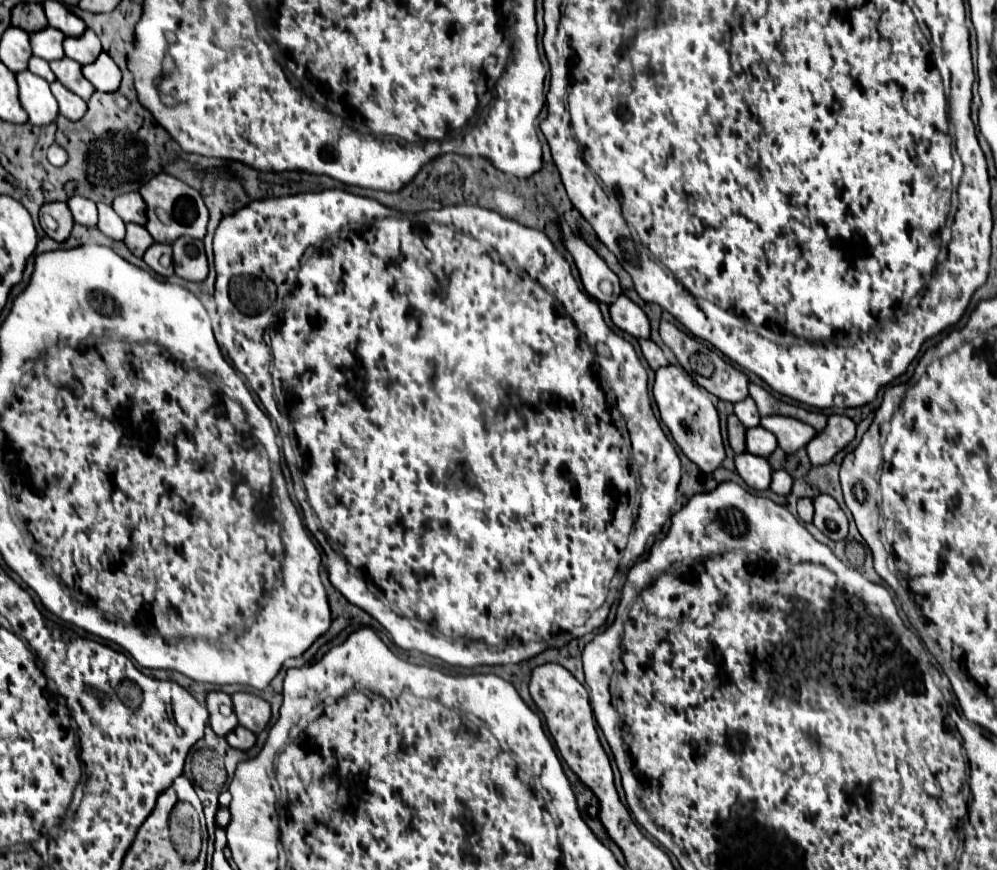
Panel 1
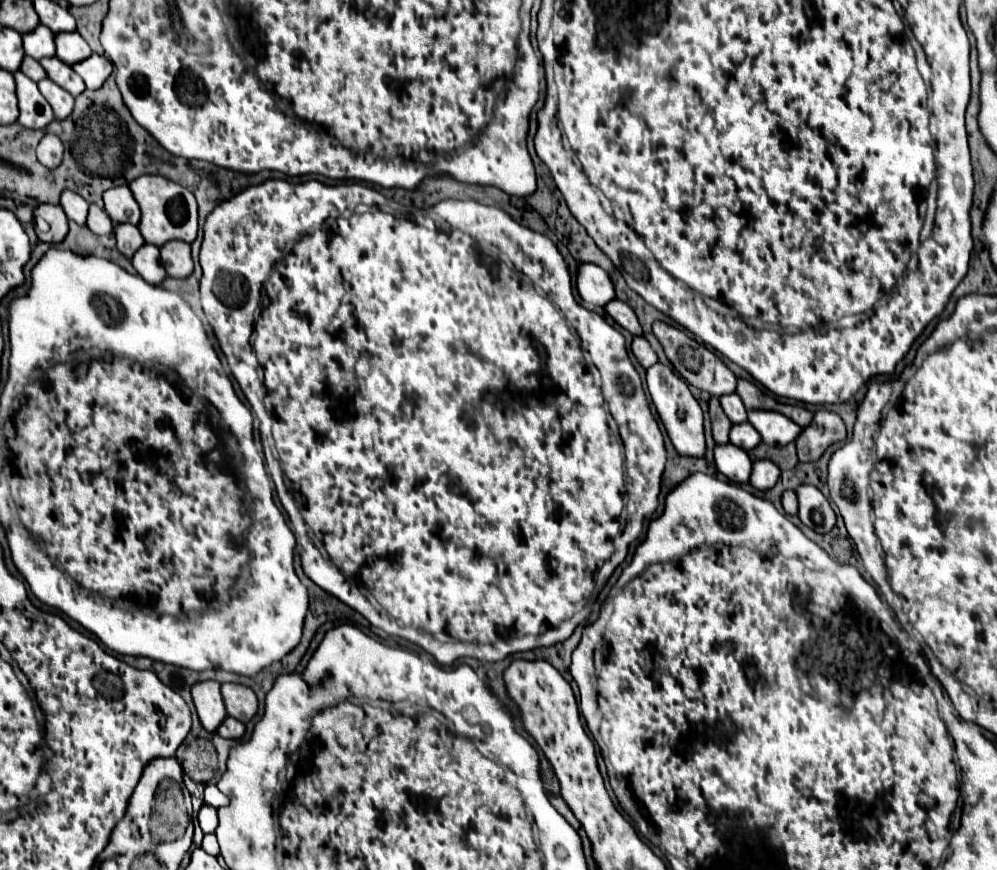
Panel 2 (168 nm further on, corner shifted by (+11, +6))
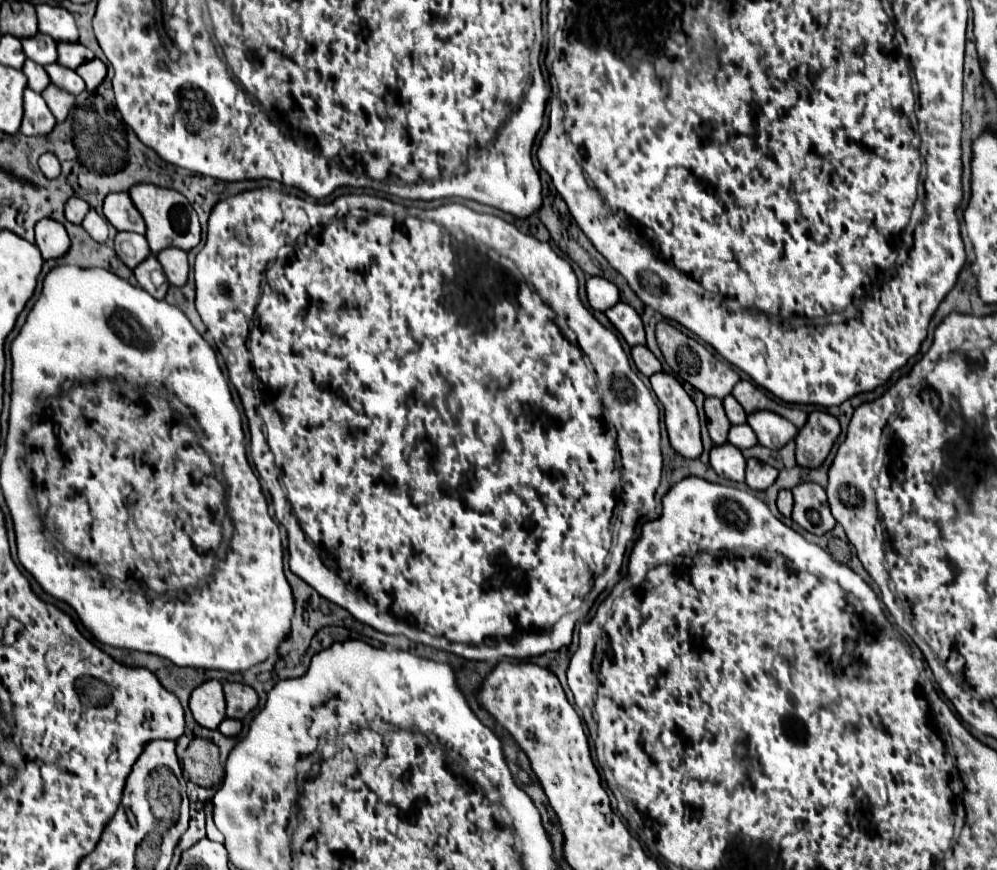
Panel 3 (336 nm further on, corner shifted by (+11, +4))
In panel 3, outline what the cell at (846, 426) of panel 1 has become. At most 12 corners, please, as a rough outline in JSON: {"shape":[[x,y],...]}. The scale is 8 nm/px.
{"shape":[[813,411],[797,433],[797,463],[819,467],[841,435],[835,415]]}

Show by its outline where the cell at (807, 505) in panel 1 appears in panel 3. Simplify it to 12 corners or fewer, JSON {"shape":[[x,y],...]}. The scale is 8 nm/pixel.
{"shape":[[779,491],[777,507],[781,515],[791,517],[793,495]]}

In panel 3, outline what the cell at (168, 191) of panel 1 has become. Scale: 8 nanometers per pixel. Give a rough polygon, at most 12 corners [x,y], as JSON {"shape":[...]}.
{"shape":[[151,183],[129,195],[151,253],[189,251],[201,227],[189,199]]}

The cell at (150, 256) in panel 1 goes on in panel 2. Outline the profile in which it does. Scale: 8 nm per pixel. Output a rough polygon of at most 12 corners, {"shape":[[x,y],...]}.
{"shape":[[149,243],[135,253],[133,267],[149,285],[165,279],[159,247]]}

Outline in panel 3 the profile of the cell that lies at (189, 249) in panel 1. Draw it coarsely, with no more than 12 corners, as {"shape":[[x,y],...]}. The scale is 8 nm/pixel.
{"shape":[[167,247],[157,255],[171,285],[189,275],[187,253]]}

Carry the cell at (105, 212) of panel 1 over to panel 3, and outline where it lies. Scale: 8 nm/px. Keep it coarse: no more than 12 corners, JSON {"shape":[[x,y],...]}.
{"shape":[[95,209],[81,223],[99,243],[107,239],[107,219]]}

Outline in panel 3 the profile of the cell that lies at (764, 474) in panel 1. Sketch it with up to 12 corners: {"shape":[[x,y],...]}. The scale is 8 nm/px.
{"shape":[[729,443],[711,449],[719,477],[745,481],[745,457]]}

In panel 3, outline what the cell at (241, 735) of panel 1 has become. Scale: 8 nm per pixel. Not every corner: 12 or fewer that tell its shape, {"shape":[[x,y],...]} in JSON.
{"shape":[[225,719],[219,731],[227,737],[237,737],[241,721]]}

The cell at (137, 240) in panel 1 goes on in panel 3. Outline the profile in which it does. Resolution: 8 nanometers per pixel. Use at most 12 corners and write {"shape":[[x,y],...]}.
{"shape":[[121,231],[115,237],[117,257],[133,269],[149,257],[147,239]]}

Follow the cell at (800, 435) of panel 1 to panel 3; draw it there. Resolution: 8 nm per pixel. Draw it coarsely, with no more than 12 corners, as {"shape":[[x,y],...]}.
{"shape":[[773,411],[747,417],[759,443],[781,449],[797,435],[785,417]]}

